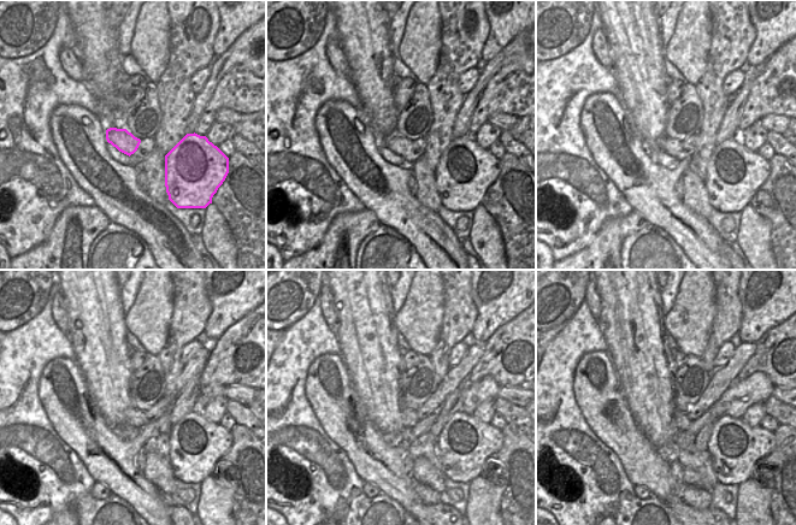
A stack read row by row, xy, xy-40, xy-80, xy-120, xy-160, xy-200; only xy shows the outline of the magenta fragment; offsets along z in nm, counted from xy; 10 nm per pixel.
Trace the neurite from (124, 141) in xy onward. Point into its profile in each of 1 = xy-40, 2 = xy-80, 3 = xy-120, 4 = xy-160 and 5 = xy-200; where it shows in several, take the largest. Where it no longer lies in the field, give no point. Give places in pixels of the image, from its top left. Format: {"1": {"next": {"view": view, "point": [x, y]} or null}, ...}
{"1": {"next": {"view": "xy-40", "point": [399, 145]}}, "2": {"next": {"view": "xy-80", "point": [672, 147]}}, "3": {"next": {"view": "xy-120", "point": [134, 417]}}, "4": {"next": {"view": "xy-160", "point": [408, 418]}}, "5": {"next": {"view": "xy-200", "point": [682, 420]}}}

